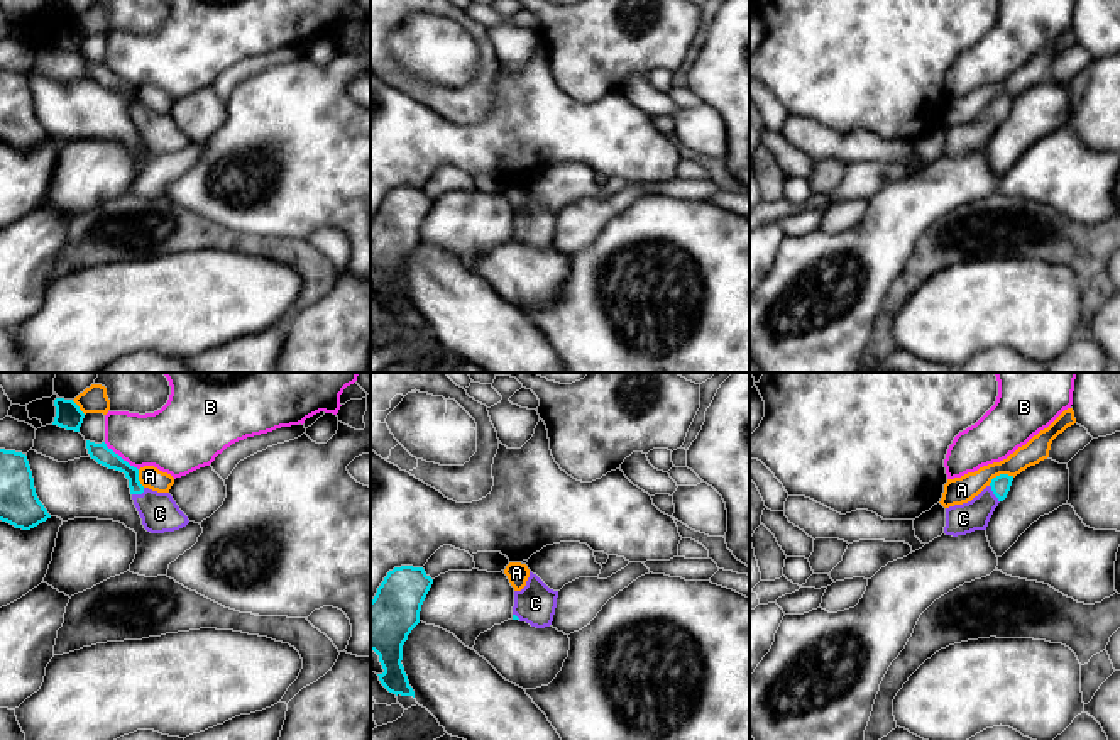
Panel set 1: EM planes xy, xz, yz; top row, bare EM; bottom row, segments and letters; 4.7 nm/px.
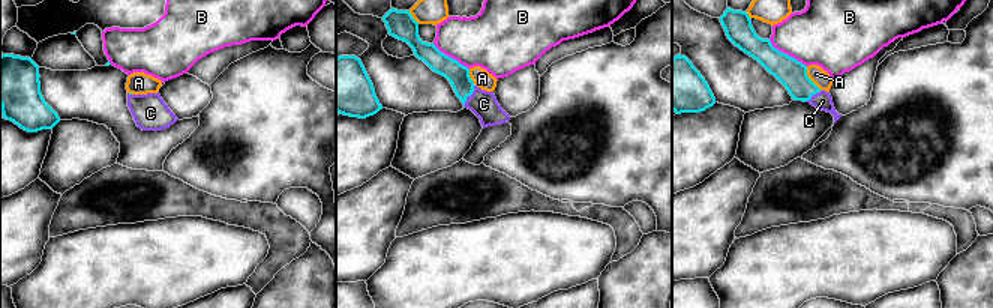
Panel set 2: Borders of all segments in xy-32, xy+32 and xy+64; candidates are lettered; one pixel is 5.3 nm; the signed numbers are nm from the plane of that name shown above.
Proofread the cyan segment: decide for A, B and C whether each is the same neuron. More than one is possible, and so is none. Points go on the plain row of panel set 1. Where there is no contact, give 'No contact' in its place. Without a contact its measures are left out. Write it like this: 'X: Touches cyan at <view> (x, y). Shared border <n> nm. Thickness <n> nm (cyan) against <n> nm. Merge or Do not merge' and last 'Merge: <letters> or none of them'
A: Touches cyan at yz (1000, 95). Shared border 130 nm. Thickness 90 nm (cyan) against 130 nm. Do not merge
B: Touches cyan at xy (119, 77). Shared border 220 nm. Thickness 90 nm (cyan) against 300 nm. Do not merge
C: Touches cyan at yz (993, 114). Shared border 100 nm. Thickness 90 nm (cyan) against 140 nm. Merge
Merge: C

